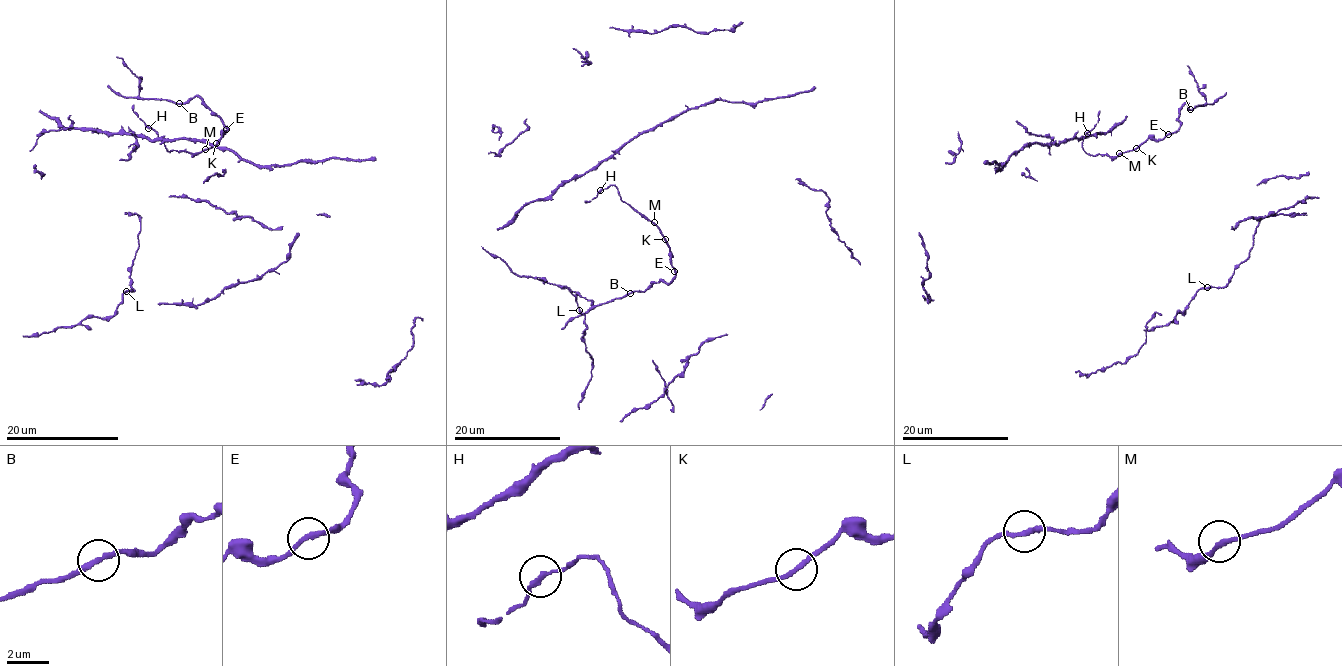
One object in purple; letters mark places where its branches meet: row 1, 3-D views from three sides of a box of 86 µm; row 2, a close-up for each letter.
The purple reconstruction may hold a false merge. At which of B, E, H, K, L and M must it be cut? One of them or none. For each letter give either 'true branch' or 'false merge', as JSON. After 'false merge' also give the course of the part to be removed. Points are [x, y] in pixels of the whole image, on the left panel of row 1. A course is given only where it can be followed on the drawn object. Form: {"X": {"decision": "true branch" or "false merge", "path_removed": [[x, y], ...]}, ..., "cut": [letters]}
{"B": {"decision": "true branch"}, "E": {"decision": "true branch"}, "H": {"decision": "true branch"}, "K": {"decision": "true branch"}, "L": {"decision": "true branch"}, "M": {"decision": "true branch"}, "cut": []}

